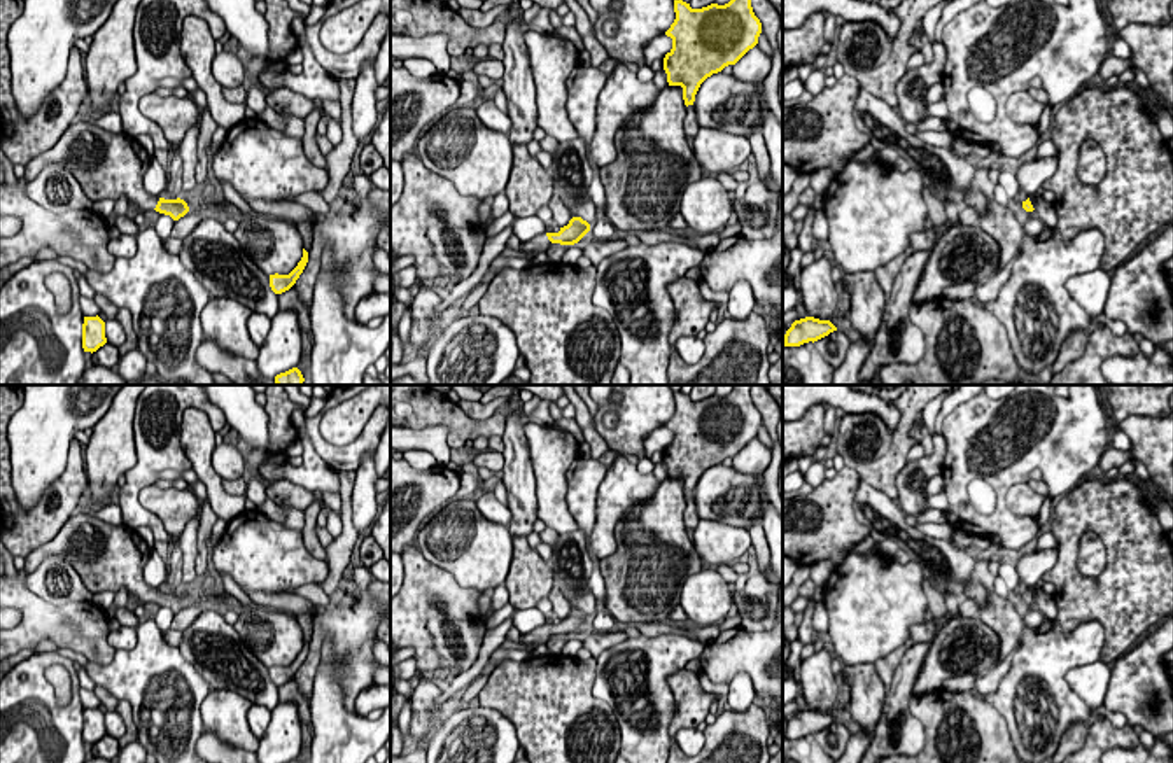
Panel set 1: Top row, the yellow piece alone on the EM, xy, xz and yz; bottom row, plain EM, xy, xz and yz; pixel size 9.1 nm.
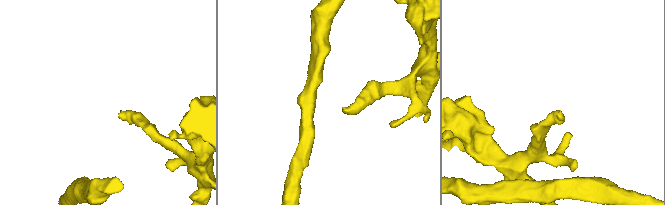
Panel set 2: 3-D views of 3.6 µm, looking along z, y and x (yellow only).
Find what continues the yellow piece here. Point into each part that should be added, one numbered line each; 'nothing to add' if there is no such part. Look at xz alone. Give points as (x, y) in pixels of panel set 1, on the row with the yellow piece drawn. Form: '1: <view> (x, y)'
1: xz (540, 244)

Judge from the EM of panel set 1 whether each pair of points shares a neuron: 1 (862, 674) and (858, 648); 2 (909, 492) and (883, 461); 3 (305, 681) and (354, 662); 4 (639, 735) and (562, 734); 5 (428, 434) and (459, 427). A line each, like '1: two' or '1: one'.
1: two
2: two
3: one
4: two
5: two

